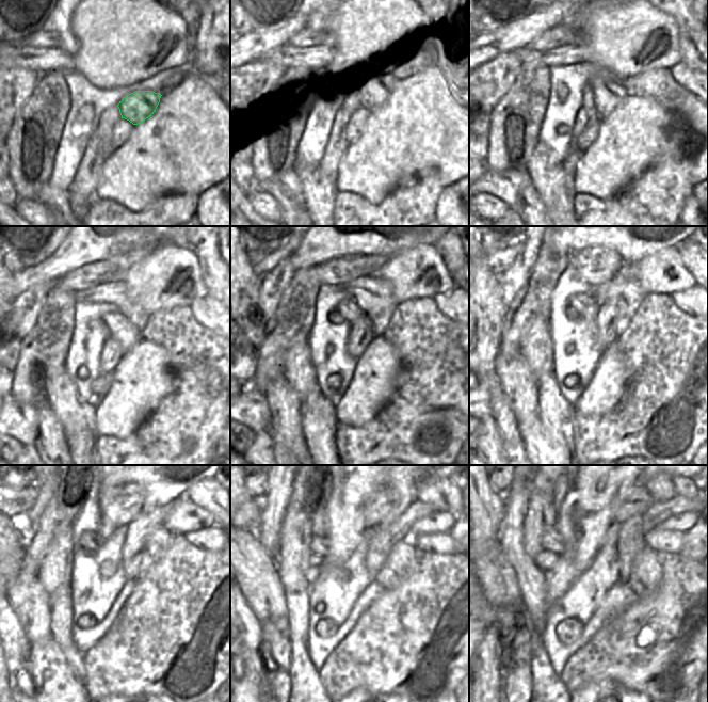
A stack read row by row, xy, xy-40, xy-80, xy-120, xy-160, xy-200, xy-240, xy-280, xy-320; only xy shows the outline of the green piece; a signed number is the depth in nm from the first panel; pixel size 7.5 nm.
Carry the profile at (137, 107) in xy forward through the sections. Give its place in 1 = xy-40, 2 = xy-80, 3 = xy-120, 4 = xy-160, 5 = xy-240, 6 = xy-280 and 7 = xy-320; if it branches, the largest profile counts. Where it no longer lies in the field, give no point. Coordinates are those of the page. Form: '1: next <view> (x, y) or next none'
1: next xy-40 (370, 99)
2: next xy-80 (607, 95)
3: next xy-120 (119, 325)
4: next xy-160 (348, 308)
5: next xy-240 (91, 541)
6: next xy-280 (319, 545)
7: next xy-320 (551, 541)

